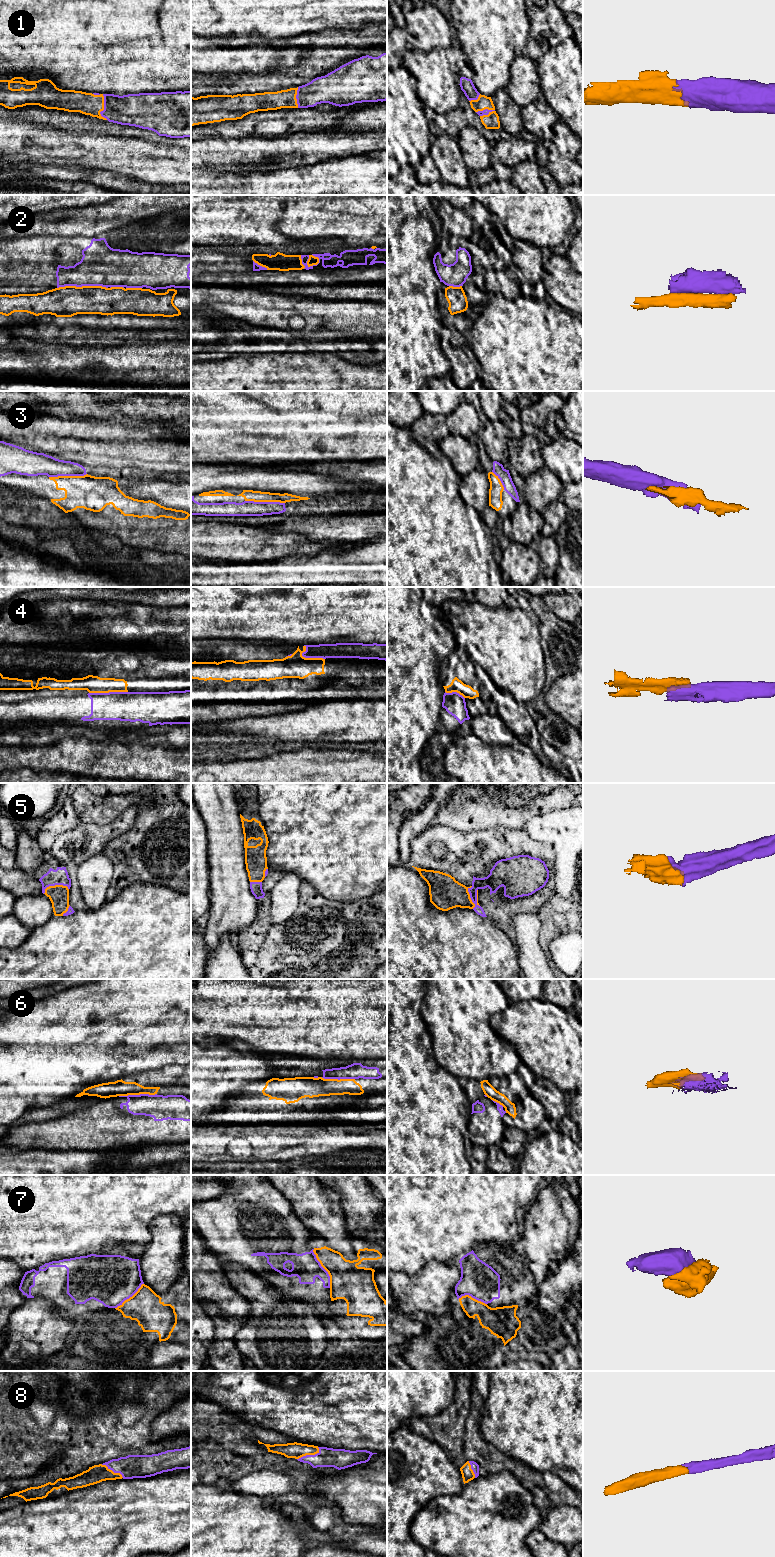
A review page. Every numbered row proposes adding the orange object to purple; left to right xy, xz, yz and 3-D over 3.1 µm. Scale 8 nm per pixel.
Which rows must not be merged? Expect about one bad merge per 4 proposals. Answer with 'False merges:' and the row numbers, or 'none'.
False merges: 2, 4, 6, 7

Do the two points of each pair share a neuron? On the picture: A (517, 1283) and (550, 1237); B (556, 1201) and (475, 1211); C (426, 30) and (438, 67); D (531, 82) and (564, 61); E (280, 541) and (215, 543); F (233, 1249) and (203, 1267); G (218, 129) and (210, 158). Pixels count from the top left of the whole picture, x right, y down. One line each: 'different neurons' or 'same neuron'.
A: same neuron
B: different neurons
C: different neurons
D: different neurons
E: same neuron
F: different neurons
G: different neurons

